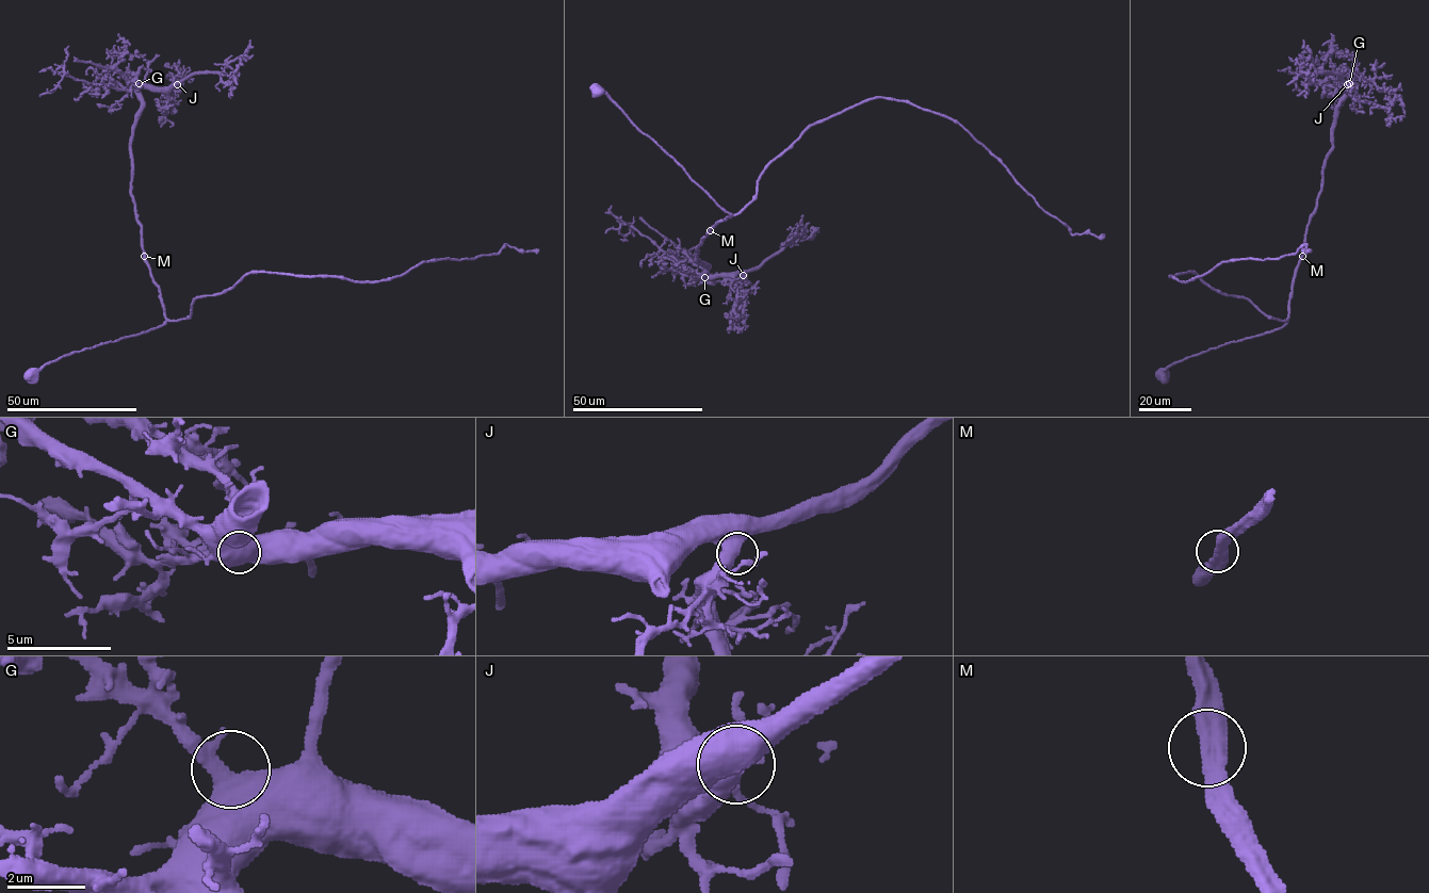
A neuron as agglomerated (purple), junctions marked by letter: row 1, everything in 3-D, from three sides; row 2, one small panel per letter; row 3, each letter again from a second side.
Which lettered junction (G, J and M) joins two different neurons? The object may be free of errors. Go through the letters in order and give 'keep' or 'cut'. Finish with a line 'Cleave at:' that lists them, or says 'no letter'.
G: keep
J: keep
M: keep
Cleave at: no letter

